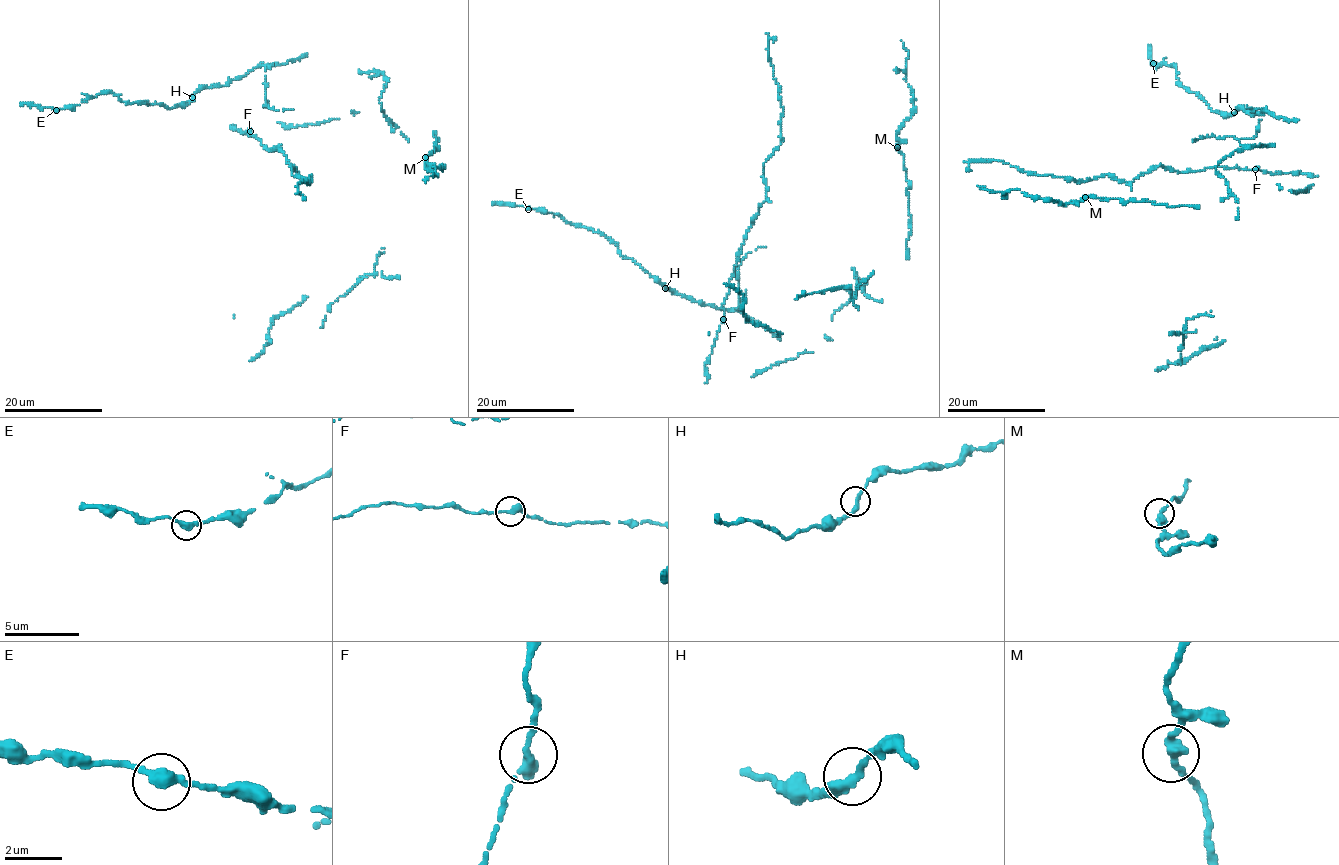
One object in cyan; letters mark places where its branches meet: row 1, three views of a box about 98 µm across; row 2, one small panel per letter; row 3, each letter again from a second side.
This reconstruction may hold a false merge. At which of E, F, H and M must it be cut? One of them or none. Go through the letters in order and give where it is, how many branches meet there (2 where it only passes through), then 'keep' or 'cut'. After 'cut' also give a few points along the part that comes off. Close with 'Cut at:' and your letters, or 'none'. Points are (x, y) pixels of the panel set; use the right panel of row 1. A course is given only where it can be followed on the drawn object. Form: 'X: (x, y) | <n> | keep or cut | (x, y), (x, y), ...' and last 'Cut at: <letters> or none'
E: (1153, 63) | 2 | keep
F: (1255, 169) | 2 | keep
H: (1234, 112) | 2 | keep
M: (1085, 197) | 2 | keep
Cut at: none

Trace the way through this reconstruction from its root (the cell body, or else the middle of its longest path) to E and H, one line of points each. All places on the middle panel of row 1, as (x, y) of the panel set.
E: (739, 308), (728, 311), (691, 301), (622, 256), (613, 242), (597, 231), (568, 223), (556, 214), (527, 208)
H: (739, 308), (728, 311), (706, 305), (665, 288)

